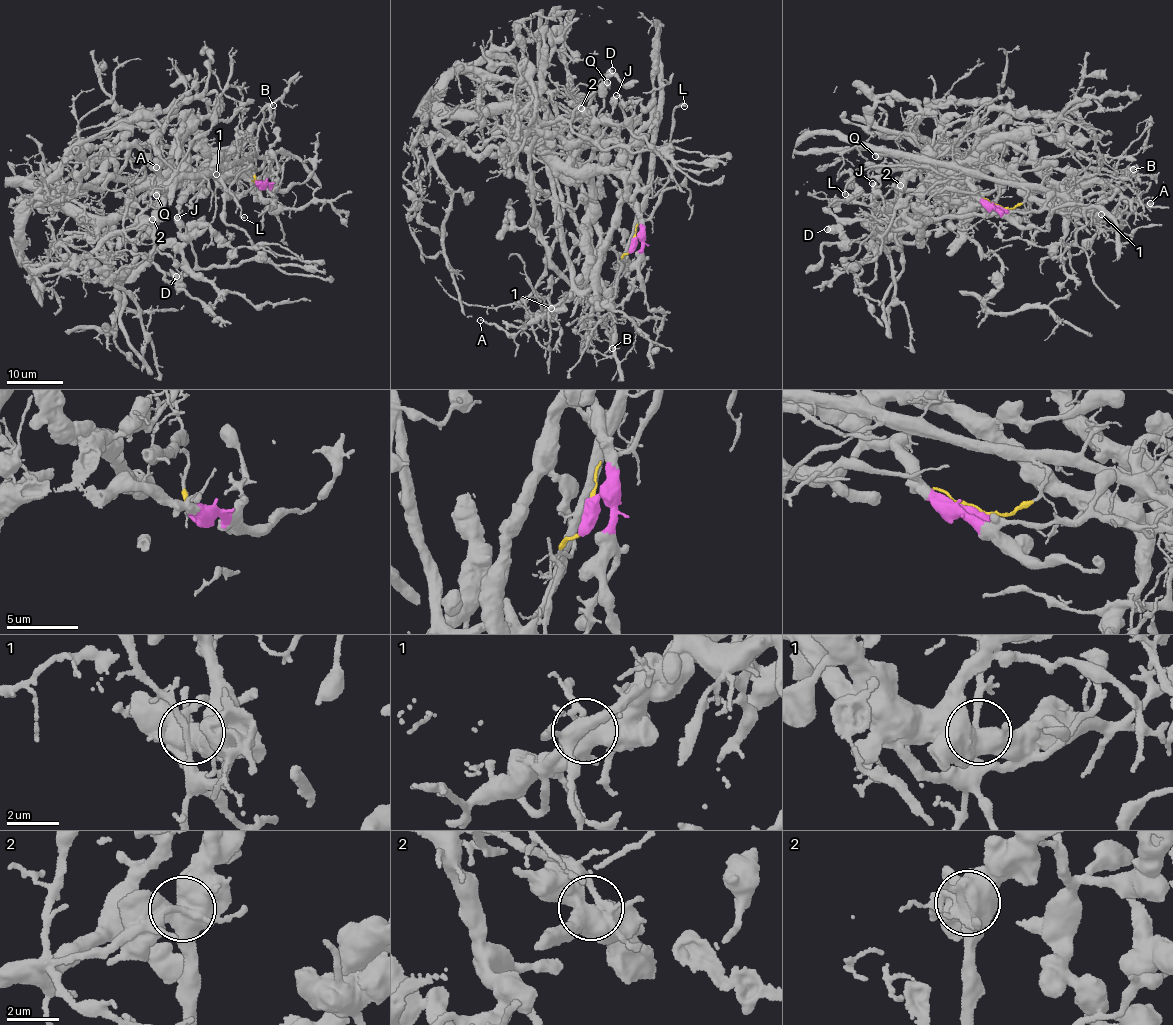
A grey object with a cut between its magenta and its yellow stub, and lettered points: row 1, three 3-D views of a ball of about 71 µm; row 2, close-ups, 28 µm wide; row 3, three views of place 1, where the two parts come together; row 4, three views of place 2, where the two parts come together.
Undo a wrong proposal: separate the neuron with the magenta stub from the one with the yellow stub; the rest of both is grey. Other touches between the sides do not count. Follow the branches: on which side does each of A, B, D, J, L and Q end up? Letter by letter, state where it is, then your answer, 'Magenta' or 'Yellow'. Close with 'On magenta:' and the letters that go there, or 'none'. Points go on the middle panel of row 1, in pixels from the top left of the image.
A: Place: (480, 320). Magenta
B: Place: (612, 348). Yellow
D: Place: (612, 70). Yellow
J: Place: (616, 95). Yellow
L: Place: (684, 106). Yellow
Q: Place: (607, 82). Yellow
On magenta: A

